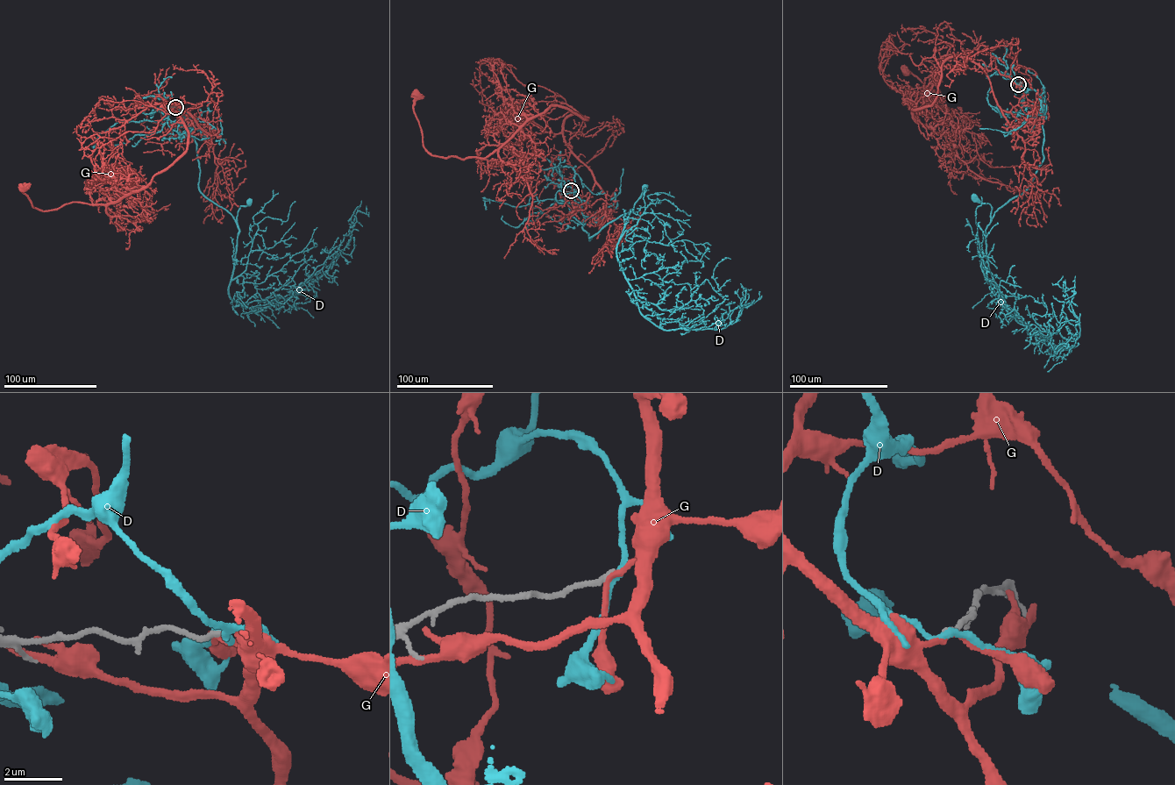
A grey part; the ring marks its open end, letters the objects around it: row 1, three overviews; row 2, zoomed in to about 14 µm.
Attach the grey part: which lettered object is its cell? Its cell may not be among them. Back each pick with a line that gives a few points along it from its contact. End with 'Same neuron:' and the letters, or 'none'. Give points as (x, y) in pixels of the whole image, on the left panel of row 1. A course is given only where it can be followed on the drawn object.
Same neuron: none

